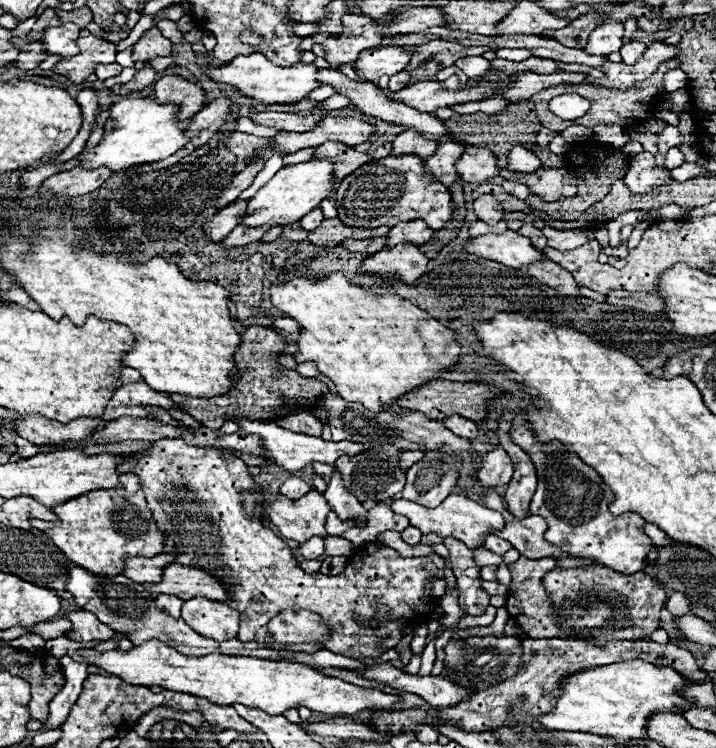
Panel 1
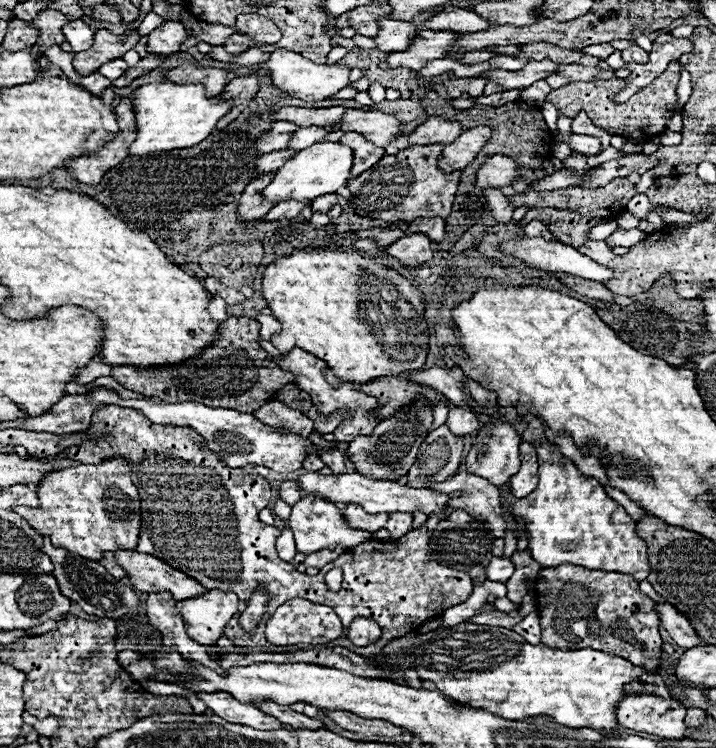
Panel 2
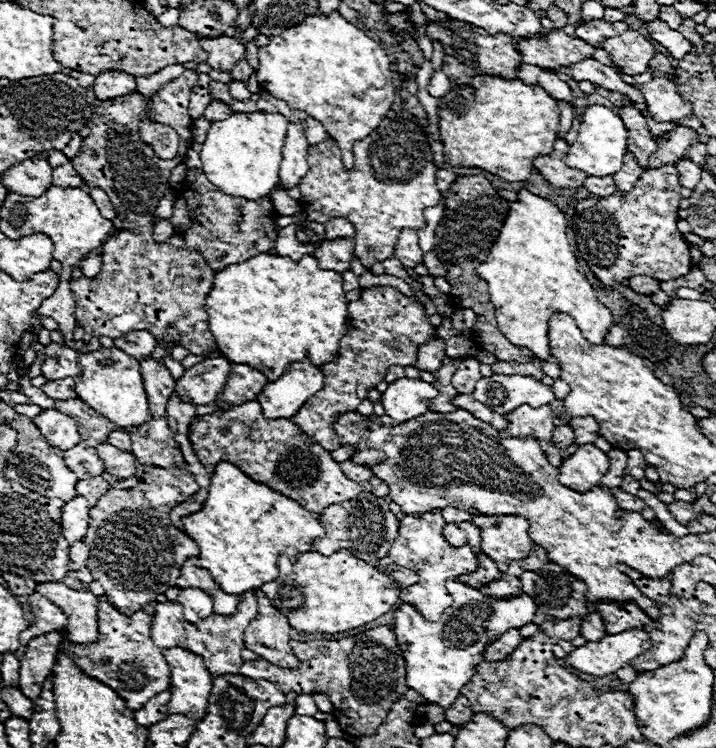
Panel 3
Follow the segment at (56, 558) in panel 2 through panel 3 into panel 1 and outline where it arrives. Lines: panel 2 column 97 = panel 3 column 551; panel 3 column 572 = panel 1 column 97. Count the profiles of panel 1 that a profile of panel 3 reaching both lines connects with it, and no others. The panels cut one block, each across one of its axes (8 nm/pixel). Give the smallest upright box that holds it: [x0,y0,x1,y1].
[66,566,292,660]

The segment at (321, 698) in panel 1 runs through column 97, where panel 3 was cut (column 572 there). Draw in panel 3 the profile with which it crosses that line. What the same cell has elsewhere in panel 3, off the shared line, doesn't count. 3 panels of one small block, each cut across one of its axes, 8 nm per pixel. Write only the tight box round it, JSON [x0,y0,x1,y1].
[564,630,650,676]

